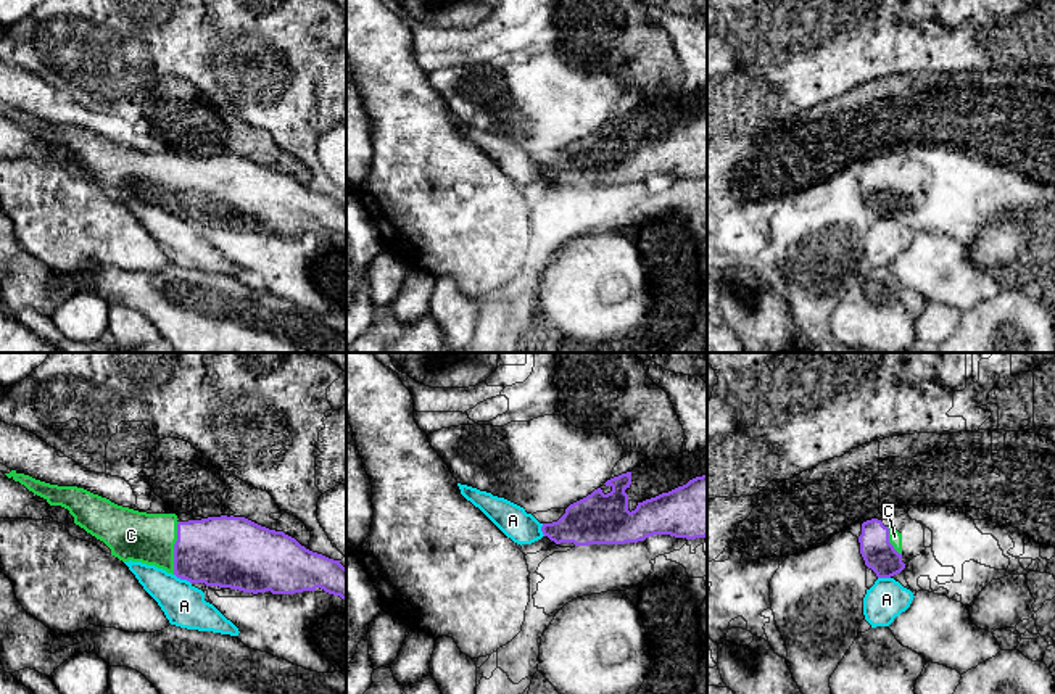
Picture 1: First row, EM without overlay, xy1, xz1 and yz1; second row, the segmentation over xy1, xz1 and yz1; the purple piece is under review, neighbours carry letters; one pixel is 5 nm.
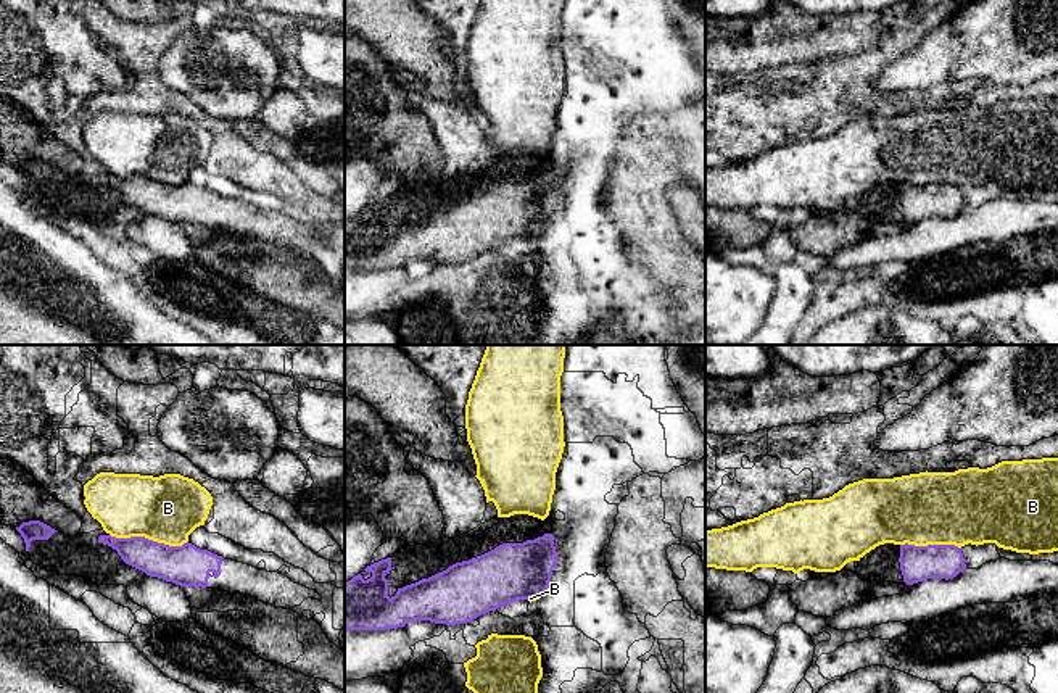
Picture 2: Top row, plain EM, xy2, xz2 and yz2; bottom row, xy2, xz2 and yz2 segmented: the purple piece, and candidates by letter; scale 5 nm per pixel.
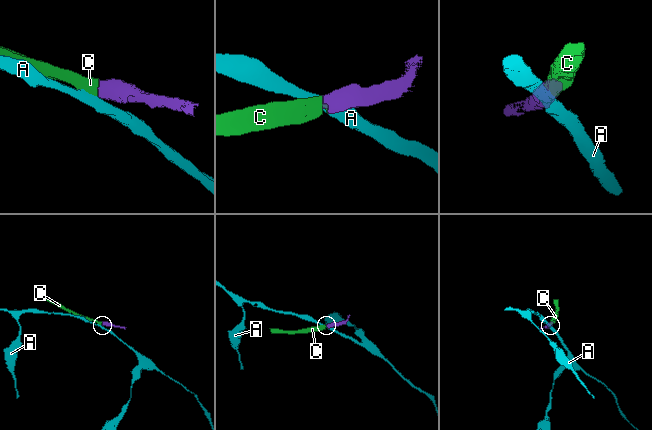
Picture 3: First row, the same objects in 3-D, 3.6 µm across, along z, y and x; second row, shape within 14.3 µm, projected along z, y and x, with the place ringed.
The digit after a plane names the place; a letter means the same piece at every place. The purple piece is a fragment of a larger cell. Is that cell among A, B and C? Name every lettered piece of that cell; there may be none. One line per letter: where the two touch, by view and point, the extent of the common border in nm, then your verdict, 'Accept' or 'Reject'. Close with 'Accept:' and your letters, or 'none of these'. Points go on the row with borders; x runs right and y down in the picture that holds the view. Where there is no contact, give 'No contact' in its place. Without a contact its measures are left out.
A: Touches purple at xy1 (182, 578). Shared border 100 nm. Reject
B: Touches purple at xy2 (147, 539). Shared border 400 nm. Reject
C: Touches purple at xy1 (174, 548). Shared border 260 nm. Accept
Accept: C

